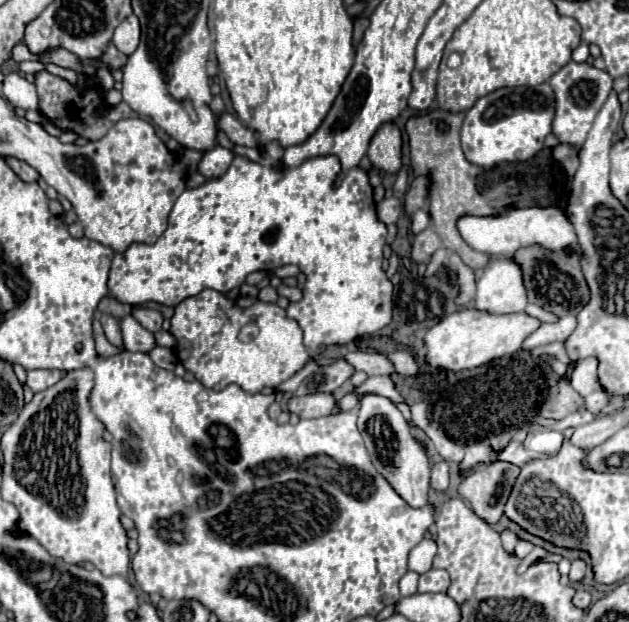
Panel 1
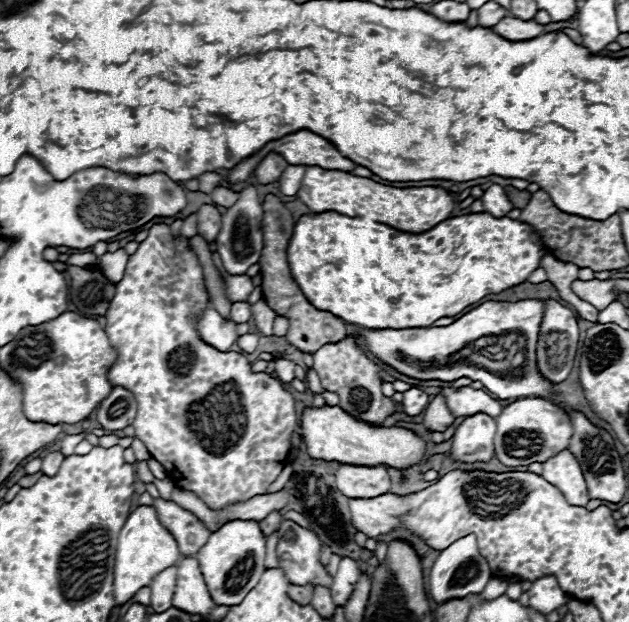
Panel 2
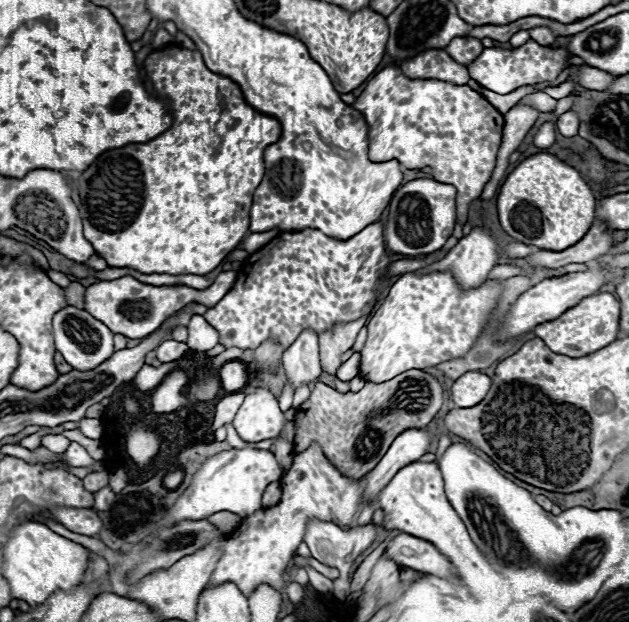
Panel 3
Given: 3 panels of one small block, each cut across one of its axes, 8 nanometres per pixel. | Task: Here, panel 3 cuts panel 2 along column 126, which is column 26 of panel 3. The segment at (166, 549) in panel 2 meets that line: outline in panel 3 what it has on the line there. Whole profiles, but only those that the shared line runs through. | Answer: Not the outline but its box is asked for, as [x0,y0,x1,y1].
[2,520,88,606]

